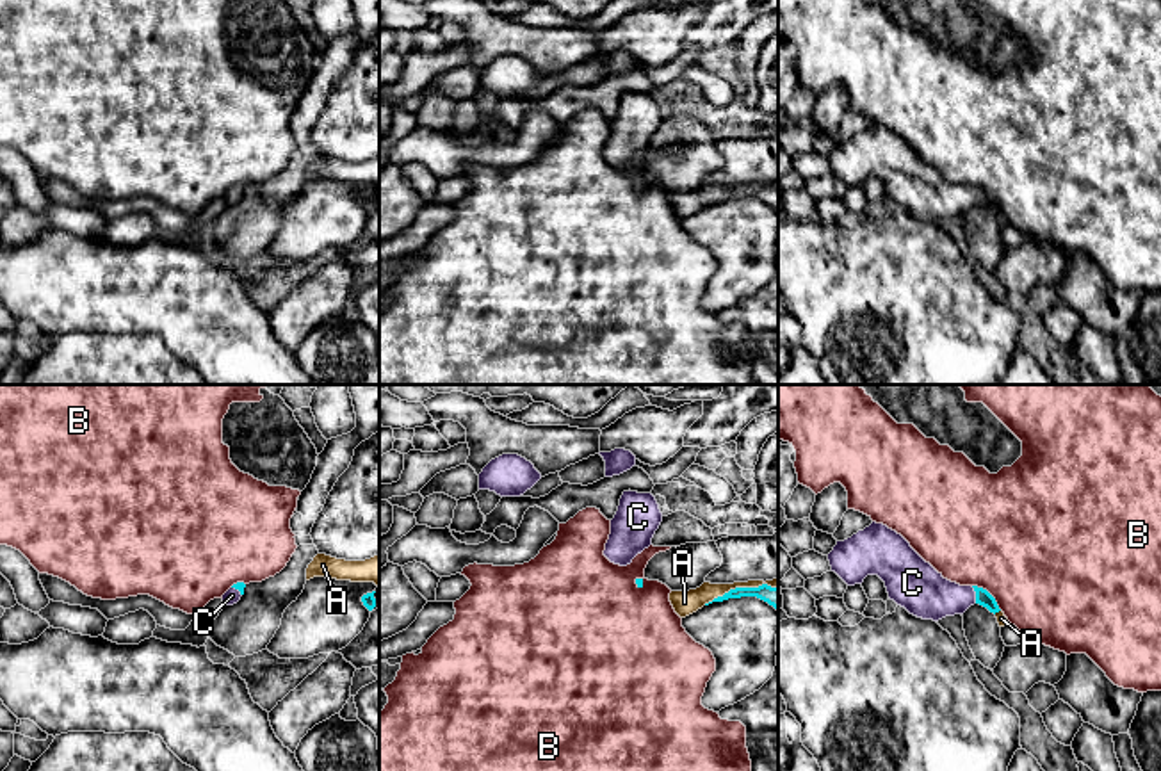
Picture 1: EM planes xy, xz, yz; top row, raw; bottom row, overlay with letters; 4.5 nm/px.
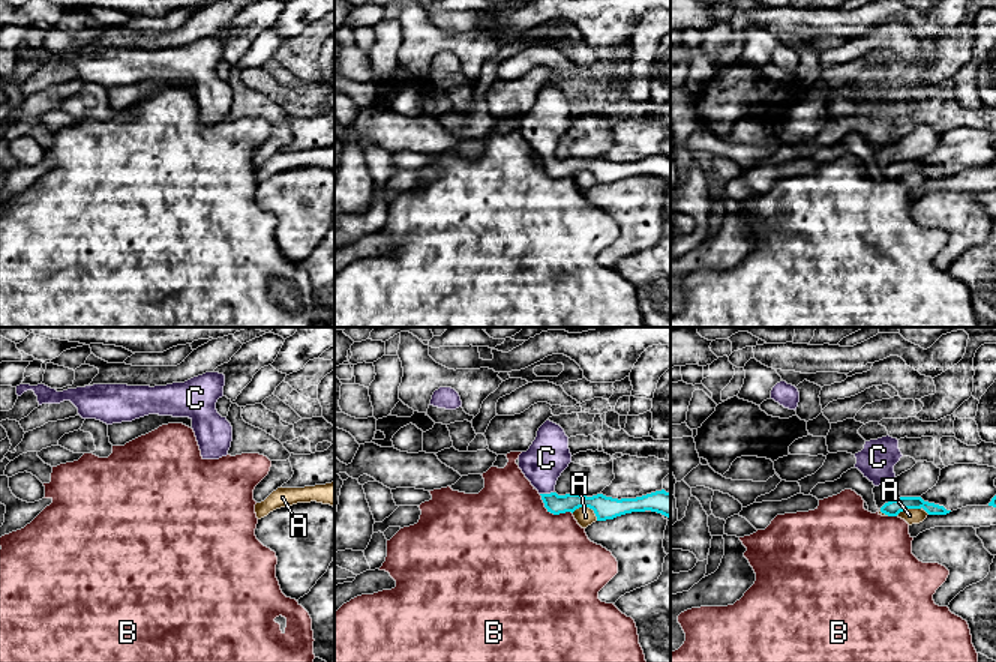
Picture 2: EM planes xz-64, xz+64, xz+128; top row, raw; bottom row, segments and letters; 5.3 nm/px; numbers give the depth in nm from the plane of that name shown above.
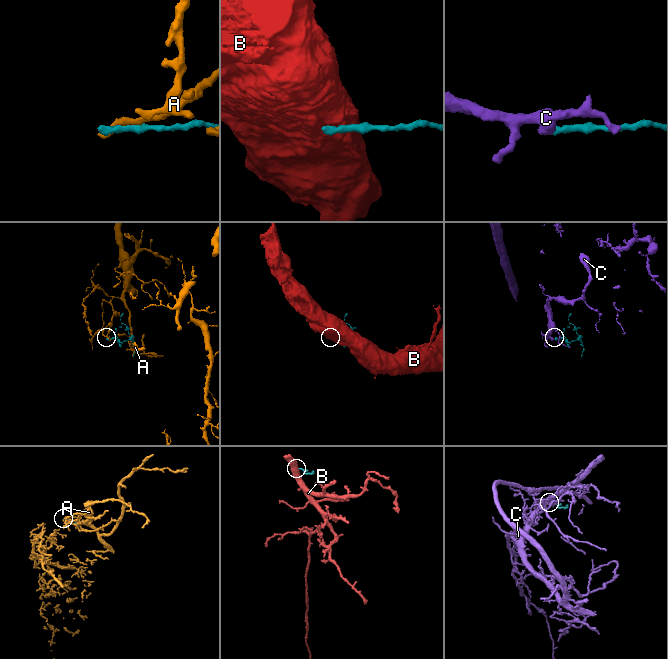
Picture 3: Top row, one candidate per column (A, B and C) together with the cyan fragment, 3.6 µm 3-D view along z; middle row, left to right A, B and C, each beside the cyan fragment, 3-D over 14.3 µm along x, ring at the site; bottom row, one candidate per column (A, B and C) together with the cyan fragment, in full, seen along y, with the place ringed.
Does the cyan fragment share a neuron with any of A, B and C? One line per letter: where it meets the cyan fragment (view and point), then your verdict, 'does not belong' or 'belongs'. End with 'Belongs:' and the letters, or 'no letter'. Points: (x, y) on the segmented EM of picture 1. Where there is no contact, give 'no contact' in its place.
A: meets cyan in xz at (739, 588); does not belong
B: meets cyan in yz at (989, 593); does not belong
C: meets cyan in yz at (976, 595); belongs
Belongs: C

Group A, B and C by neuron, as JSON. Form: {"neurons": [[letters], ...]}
{"neurons": [["A"], ["B"], ["C"]]}

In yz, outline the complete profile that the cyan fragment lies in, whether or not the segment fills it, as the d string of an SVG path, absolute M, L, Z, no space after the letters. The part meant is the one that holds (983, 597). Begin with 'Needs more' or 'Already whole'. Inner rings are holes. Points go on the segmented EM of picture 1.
Needs more. M873 522L828 554L832 572L848 586L862 584L867 575L878 575L889 598L910 614L938 621L963 614L979 604L999 613L995 598L983 588L960 586L942 577L910 543L883 523Z

